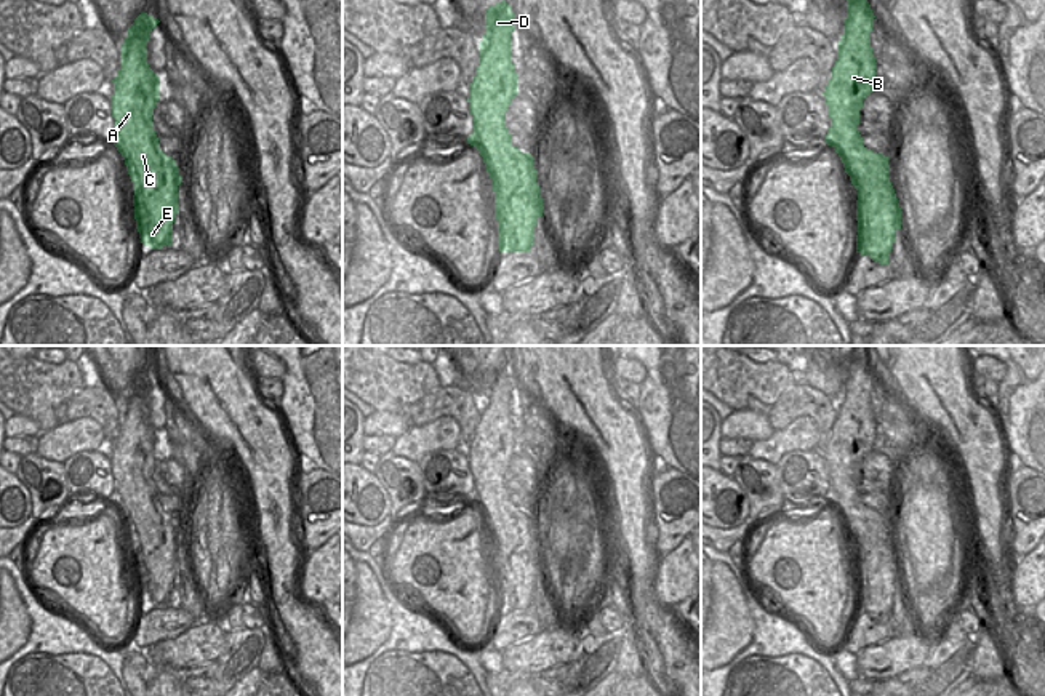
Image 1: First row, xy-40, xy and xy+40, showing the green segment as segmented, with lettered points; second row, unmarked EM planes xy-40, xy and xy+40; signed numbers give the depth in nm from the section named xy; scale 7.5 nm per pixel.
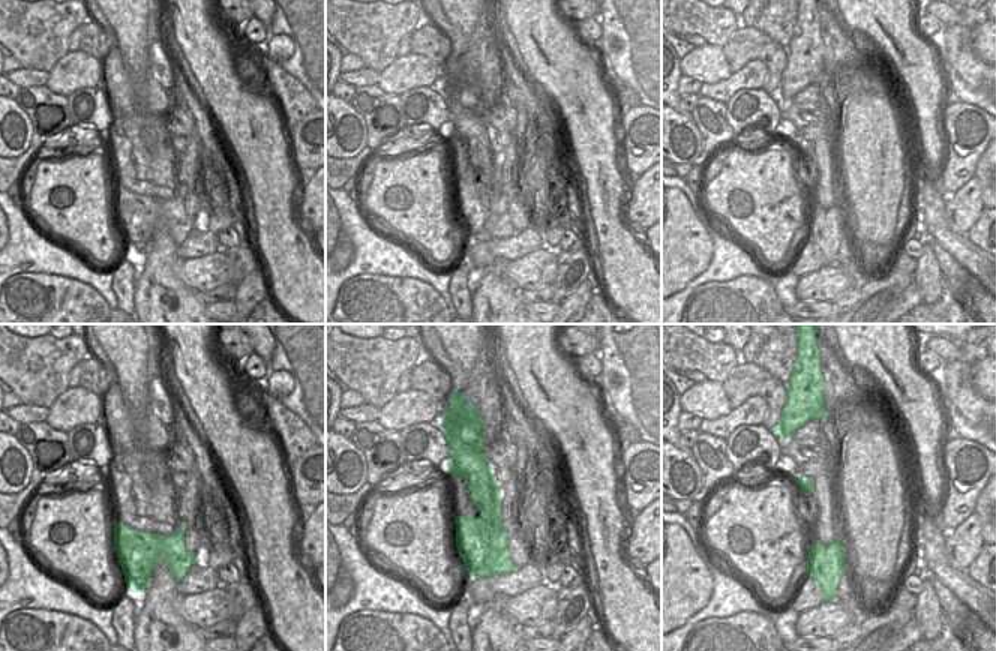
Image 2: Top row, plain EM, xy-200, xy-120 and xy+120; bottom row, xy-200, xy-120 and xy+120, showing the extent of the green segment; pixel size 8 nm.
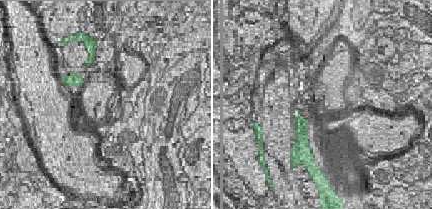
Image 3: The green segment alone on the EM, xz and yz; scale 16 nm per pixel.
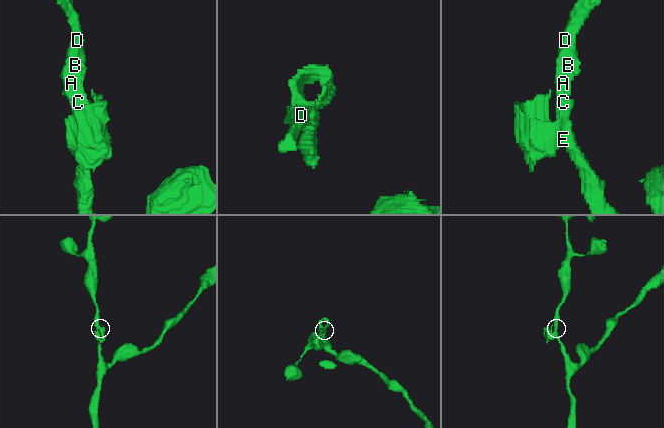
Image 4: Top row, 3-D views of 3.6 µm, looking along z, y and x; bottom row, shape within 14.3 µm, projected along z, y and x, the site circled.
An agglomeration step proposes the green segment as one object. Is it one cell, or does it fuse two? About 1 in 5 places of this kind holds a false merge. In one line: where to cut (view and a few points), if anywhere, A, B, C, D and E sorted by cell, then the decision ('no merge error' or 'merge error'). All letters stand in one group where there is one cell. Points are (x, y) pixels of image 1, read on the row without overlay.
no cut | A B C D E | no merge error

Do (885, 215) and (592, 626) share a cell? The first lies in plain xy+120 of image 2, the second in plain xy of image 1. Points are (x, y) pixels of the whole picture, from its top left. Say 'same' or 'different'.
different

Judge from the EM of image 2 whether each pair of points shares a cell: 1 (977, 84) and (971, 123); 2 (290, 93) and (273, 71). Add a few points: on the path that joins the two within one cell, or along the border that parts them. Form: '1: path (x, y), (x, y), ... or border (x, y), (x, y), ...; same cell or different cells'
1: border (959, 101), (980, 108); different cells
2: path (284, 87), (275, 77); same cell

